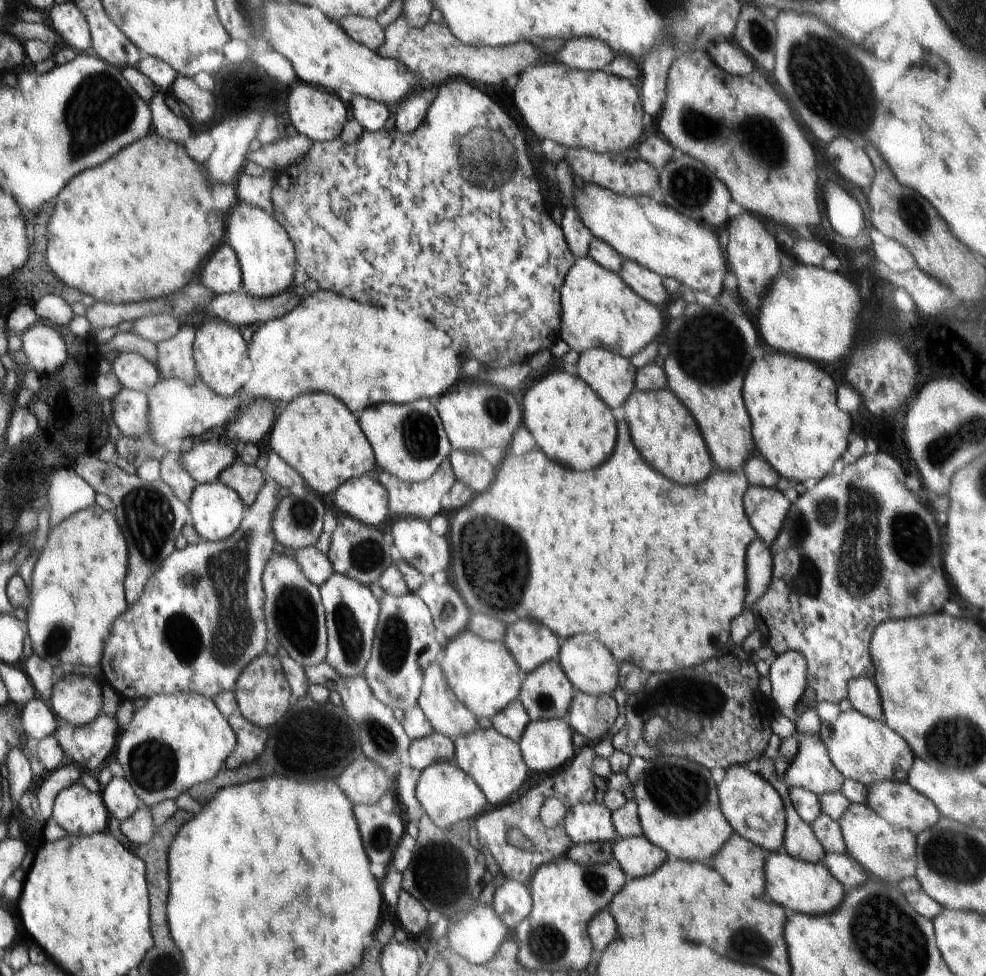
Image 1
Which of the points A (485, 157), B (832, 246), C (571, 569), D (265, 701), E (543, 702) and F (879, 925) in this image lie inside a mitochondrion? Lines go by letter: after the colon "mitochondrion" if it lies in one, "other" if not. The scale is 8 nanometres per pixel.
A: mitochondrion
B: other
C: other
D: other
E: mitochondrion
F: mitochondrion

